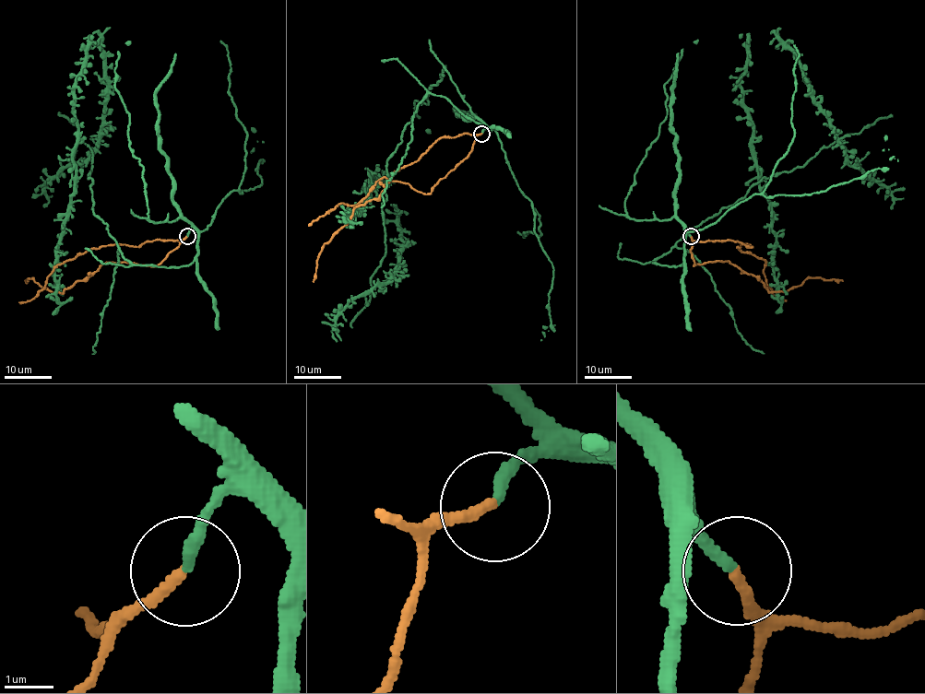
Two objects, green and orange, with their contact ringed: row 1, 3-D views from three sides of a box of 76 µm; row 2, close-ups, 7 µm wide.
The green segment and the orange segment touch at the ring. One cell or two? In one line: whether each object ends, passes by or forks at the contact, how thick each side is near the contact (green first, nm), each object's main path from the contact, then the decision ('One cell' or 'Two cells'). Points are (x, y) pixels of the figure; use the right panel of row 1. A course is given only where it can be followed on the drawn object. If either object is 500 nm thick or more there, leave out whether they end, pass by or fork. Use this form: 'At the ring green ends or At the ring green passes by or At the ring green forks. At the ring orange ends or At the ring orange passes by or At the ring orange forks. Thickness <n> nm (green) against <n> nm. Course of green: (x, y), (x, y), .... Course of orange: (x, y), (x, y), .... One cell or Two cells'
At the ring green ends. At the ring orange ends. Thickness 240 nm (green) against 220 nm. Course of green: (691, 236), (685, 229), (681, 264), (651, 262), (763, 178), (803, 167), (835, 142), (829, 115), (779, 28). Course of orange: (691, 236), (695, 264), (728, 261), (753, 275), (769, 291), (785, 292), (806, 278), (843, 280). One cell

